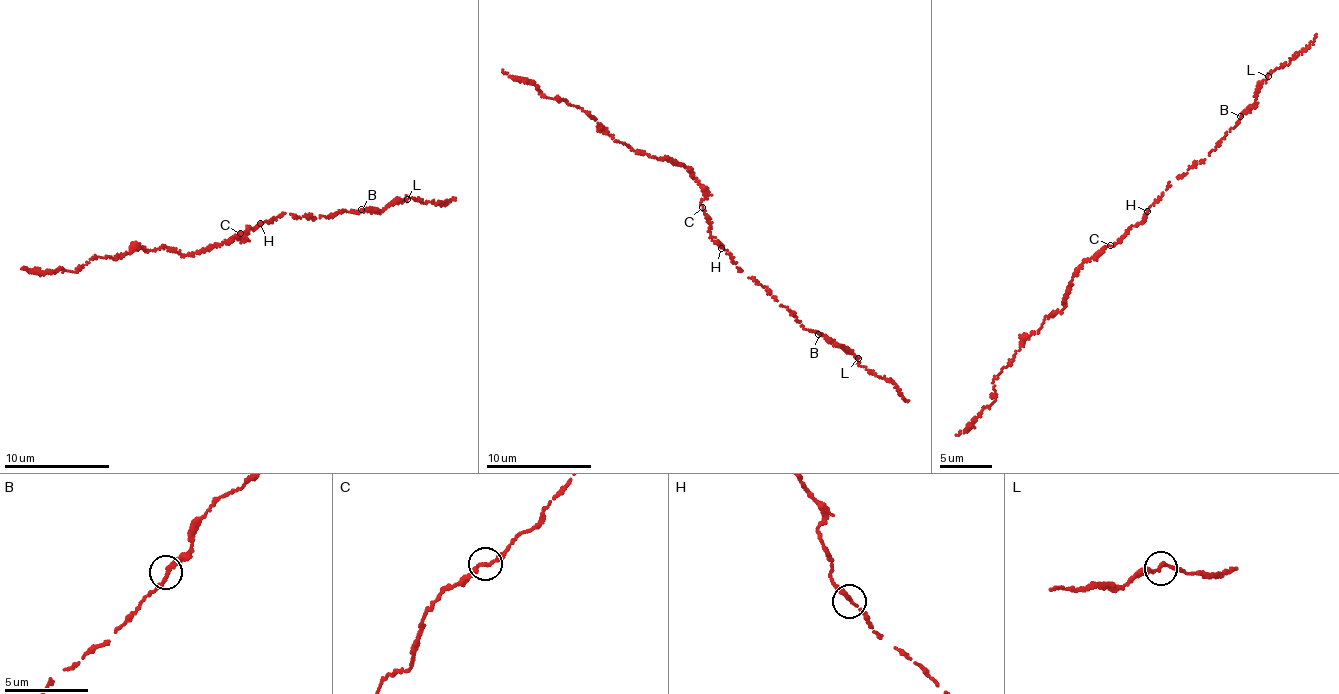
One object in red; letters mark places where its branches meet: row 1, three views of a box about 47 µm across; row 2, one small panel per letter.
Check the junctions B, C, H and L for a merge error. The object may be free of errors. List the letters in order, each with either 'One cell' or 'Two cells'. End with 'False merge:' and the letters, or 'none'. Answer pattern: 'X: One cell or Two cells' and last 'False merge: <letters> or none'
B: One cell
C: One cell
H: One cell
L: One cell
False merge: none

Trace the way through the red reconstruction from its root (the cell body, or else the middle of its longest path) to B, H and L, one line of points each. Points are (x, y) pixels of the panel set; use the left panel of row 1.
B: (245, 232), (248, 227), (256, 229), (285, 213), (314, 219), (344, 211), (356, 213), (361, 209)
H: (245, 232), (260, 223)
L: (245, 232), (285, 213), (314, 219), (344, 211), (383, 211), (407, 199)

